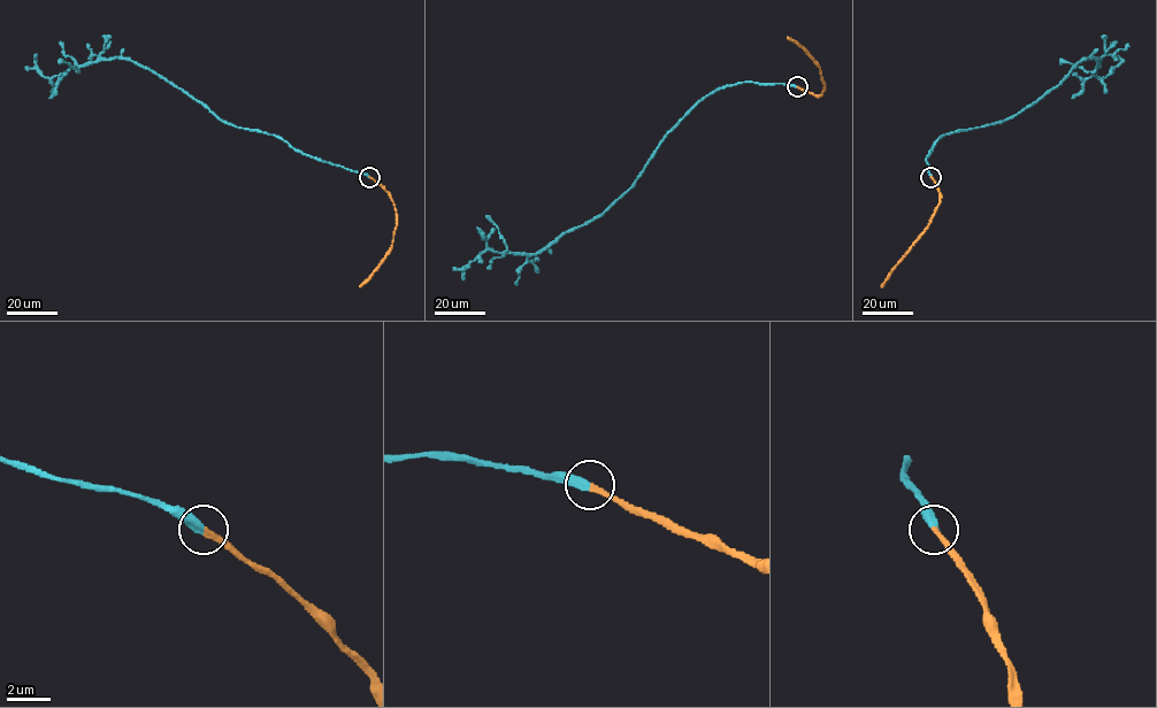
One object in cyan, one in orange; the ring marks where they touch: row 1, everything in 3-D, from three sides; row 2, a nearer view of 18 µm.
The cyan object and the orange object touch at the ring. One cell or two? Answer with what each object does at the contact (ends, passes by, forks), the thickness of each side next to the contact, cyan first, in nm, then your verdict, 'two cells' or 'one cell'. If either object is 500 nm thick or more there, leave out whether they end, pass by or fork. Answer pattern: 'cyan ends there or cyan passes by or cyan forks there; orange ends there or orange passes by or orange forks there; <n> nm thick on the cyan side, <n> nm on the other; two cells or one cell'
cyan ends there; orange ends there; 440 nm thick on the cyan side, 240 nm on the other; one cell

